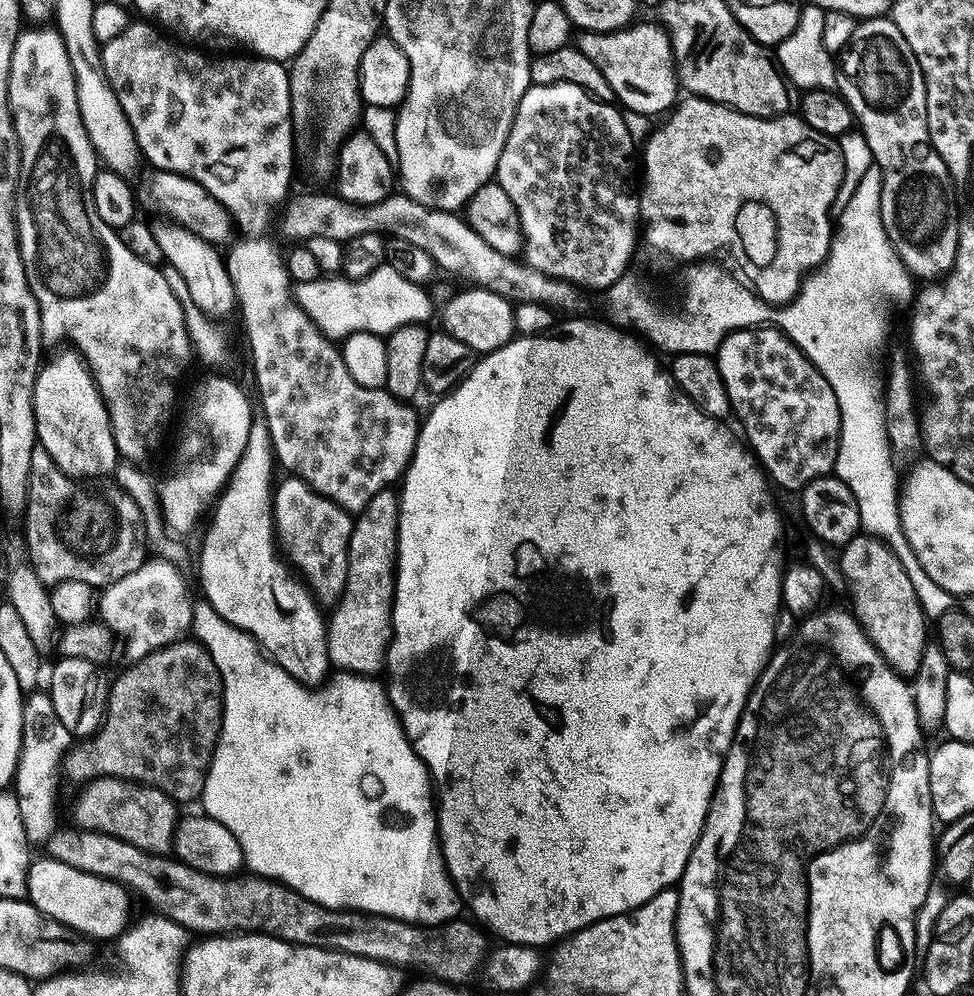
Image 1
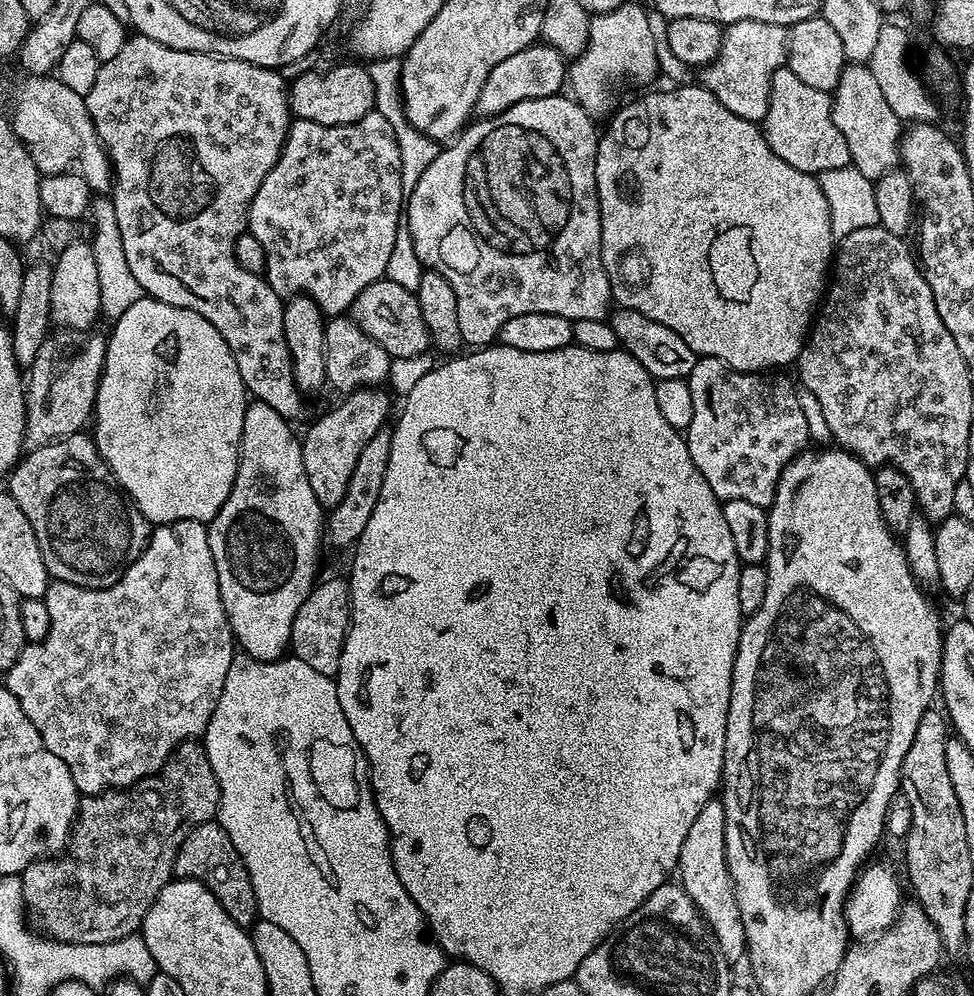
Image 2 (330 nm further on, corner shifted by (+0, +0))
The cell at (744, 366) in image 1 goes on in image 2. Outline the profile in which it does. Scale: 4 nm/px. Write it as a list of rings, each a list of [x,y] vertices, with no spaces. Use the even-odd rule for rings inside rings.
[[[713,356],[699,357],[696,363],[691,365],[686,379],[690,386],[690,394],[694,397],[694,418],[690,418],[690,426],[686,429],[688,449],[690,450],[690,458],[694,458],[694,466],[698,466],[702,478],[706,478],[706,482],[710,482],[710,490],[714,490],[714,494],[721,502],[726,500],[745,500],[746,502],[754,502],[754,506],[762,506],[765,510],[771,508],[776,497],[776,487],[780,481],[782,470],[795,456],[800,455],[801,452],[809,447],[810,437],[806,426],[806,414],[804,413],[801,397],[798,395],[797,385],[795,383],[792,385],[786,377],[780,375],[784,374],[735,372],[734,369],[727,368],[721,360]]]

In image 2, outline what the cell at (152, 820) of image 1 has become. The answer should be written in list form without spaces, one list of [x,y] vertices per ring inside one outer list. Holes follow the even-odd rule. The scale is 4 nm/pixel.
[[[218,822],[199,824],[184,840],[184,845],[176,853],[175,875],[180,878],[197,880],[204,884],[218,898],[218,902],[241,926],[251,926],[256,923],[258,913],[254,886],[250,882],[250,874],[238,854],[234,850],[234,842],[226,834],[226,830]]]

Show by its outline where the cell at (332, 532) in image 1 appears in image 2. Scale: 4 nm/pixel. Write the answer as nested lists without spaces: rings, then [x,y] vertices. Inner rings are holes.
[[[373,386],[347,393],[337,408],[318,417],[309,426],[308,433],[303,433],[300,449],[302,462],[306,466],[306,478],[310,478],[314,498],[318,498],[325,509],[335,508],[342,500],[342,494],[346,494],[346,486],[350,482],[350,474],[354,474],[354,462],[358,462],[362,454],[362,446],[366,446],[366,442],[370,442],[370,438],[374,438],[374,434],[385,427],[389,393],[380,391],[384,390]]]

